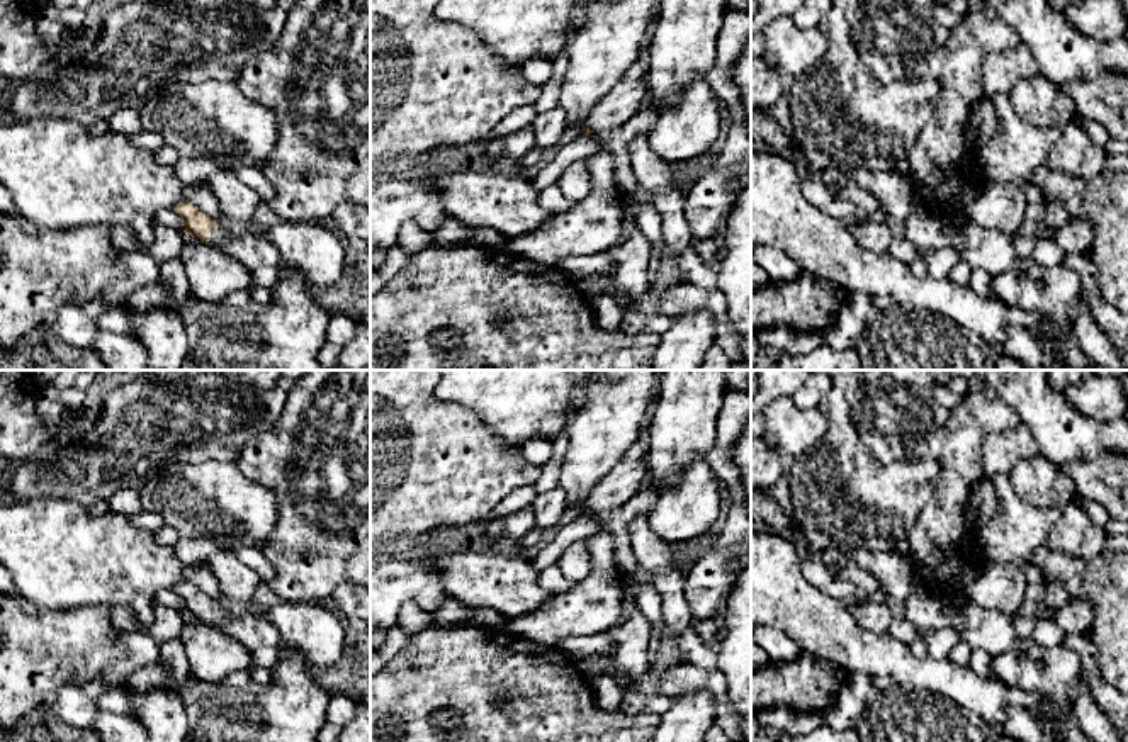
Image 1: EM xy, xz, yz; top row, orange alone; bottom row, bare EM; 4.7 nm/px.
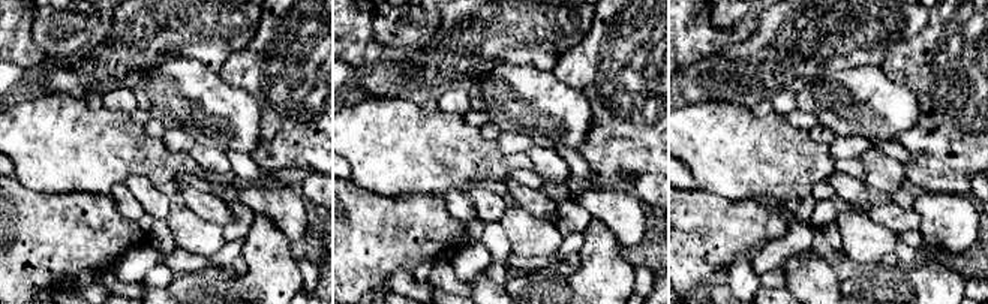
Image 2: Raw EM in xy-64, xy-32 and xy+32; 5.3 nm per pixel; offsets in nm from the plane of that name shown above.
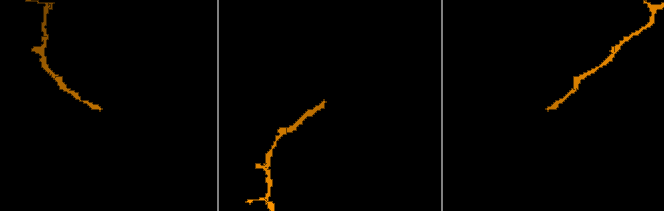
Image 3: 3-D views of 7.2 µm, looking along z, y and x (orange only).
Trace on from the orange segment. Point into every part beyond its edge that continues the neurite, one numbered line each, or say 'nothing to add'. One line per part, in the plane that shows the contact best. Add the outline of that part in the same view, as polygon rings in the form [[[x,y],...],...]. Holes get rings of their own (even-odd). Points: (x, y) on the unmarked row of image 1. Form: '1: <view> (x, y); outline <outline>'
1: xy (218, 617); outline [[[221,606],[214,608],[209,613],[209,625],[221,628],[226,621],[234,620],[236,616],[231,616],[229,613],[226,613]]]

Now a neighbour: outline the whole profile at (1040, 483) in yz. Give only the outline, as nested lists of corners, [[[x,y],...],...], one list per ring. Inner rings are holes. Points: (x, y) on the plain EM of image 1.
[[[1041,453],[1021,458],[1007,477],[1018,497],[1031,506],[1069,506],[1075,501],[1072,479]]]

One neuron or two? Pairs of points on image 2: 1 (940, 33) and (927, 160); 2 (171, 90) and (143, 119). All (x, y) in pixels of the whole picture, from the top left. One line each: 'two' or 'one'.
1: one
2: two

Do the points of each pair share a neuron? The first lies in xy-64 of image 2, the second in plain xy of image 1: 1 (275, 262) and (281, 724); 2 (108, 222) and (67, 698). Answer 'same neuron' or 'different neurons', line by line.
1: same neuron
2: different neurons

